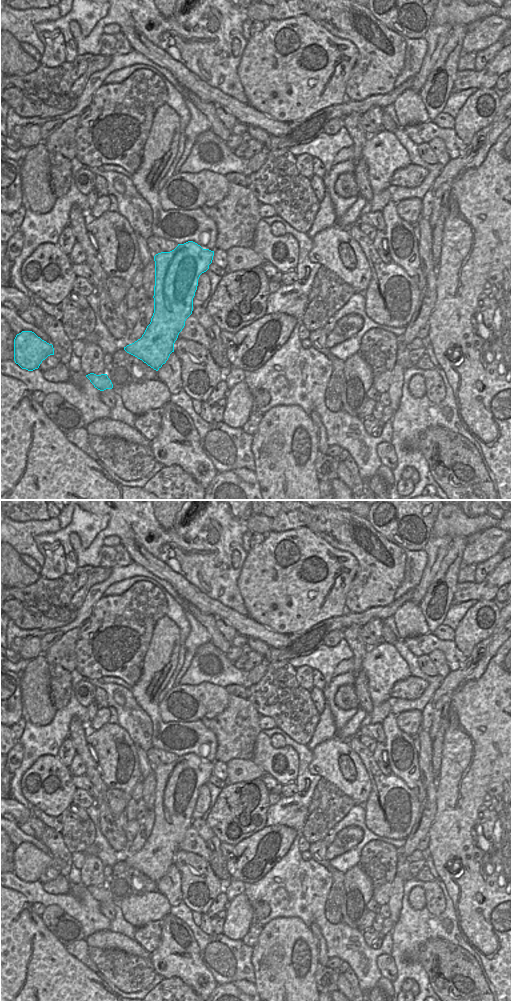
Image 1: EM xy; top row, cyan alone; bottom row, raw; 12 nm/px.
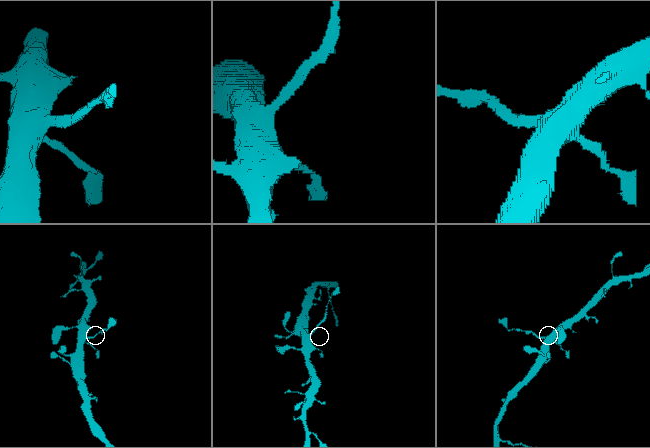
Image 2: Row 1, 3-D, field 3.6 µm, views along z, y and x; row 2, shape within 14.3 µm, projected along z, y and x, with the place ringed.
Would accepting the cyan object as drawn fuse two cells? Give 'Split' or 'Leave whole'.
Split

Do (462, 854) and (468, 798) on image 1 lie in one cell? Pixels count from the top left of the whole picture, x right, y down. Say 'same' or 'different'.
same

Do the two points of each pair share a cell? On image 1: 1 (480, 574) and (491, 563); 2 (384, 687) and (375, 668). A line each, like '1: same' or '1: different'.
1: same
2: same

